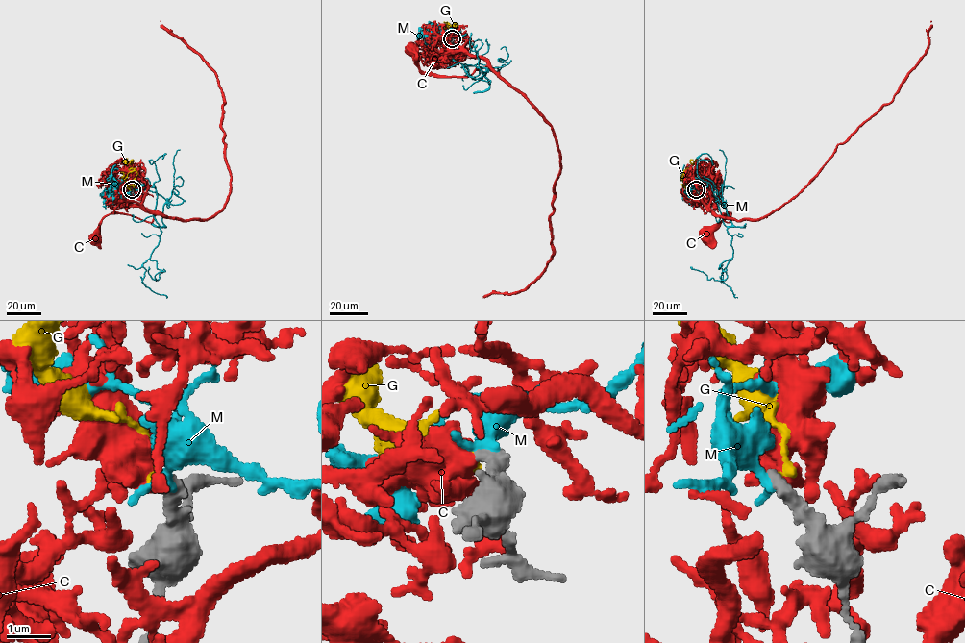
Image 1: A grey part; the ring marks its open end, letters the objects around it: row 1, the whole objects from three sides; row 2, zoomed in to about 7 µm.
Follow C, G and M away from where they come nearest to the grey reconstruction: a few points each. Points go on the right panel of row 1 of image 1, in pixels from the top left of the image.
C: (696, 190), (695, 180), (708, 210), (718, 216), (724, 213), (726, 222), (730, 220), (730, 213), (707, 238)
G: (696, 189), (686, 175), (690, 168), (686, 168), (682, 181), (687, 190)
M: (695, 189), (690, 189), (694, 177), (704, 186), (711, 186), (733, 251), (722, 280), (708, 280), (690, 267)

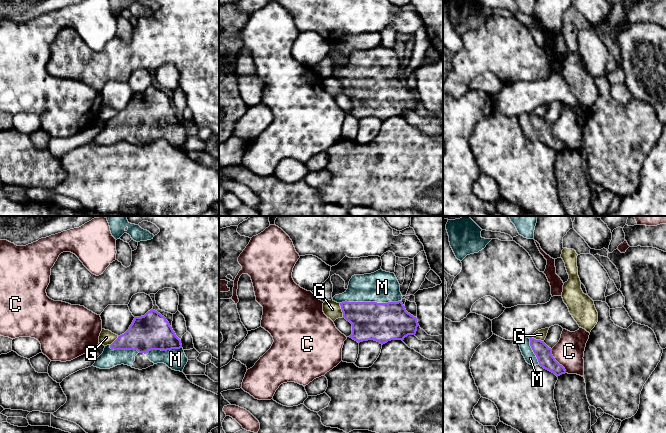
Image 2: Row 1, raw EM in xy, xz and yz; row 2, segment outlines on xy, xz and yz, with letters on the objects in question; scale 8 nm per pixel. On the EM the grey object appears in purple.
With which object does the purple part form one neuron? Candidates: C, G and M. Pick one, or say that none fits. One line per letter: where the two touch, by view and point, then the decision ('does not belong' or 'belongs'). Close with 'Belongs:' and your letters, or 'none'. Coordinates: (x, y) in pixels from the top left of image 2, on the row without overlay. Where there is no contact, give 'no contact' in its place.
C: contact yz (556, 137); does not belong
G: contact xz (342, 86); does not belong
M: contact xz (370, 78); belongs
Belongs: M

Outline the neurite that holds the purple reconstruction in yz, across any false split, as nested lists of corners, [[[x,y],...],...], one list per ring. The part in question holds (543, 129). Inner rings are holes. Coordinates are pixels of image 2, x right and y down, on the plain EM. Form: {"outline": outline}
{"outline": [[[532,113],[522,114],[518,117],[522,131],[530,141],[540,141],[544,145],[554,149],[557,153],[565,150],[565,144],[560,141],[552,131],[552,125],[544,117]]]}

